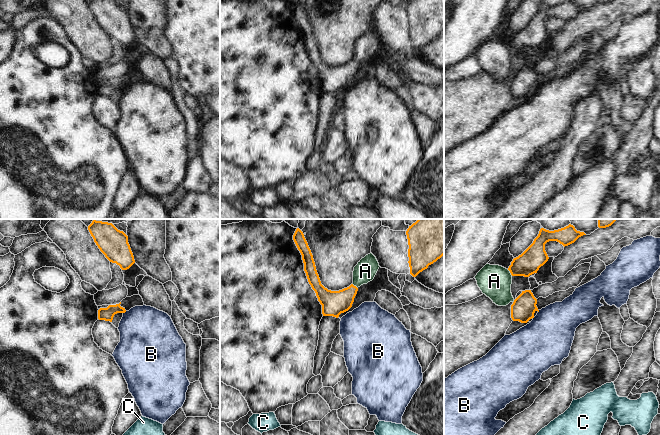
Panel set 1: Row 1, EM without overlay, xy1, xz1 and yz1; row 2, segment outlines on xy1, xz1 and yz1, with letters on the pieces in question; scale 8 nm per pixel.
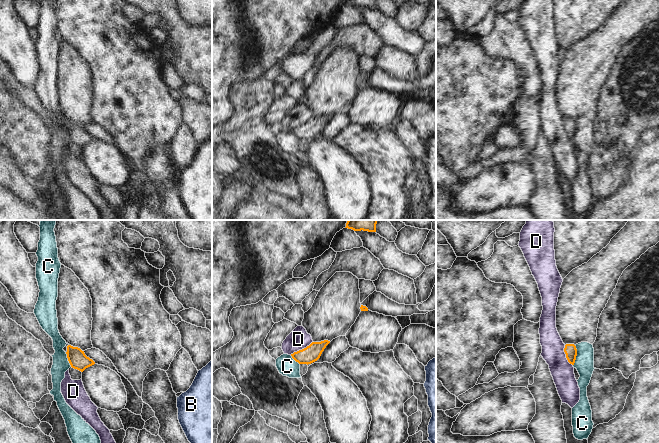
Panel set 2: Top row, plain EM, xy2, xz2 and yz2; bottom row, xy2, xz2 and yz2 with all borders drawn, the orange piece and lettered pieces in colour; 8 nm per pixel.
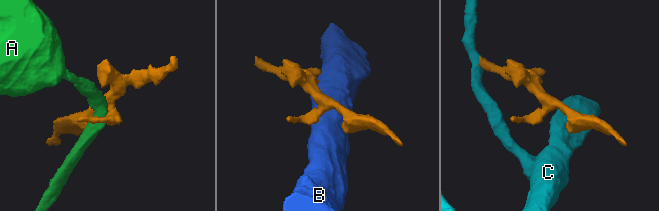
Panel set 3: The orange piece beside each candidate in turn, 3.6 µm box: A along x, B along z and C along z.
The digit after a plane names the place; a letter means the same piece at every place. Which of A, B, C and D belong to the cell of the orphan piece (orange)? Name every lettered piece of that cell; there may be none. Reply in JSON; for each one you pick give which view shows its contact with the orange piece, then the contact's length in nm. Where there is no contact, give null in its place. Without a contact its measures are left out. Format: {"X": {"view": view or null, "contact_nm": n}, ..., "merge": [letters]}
{"merge": []}

